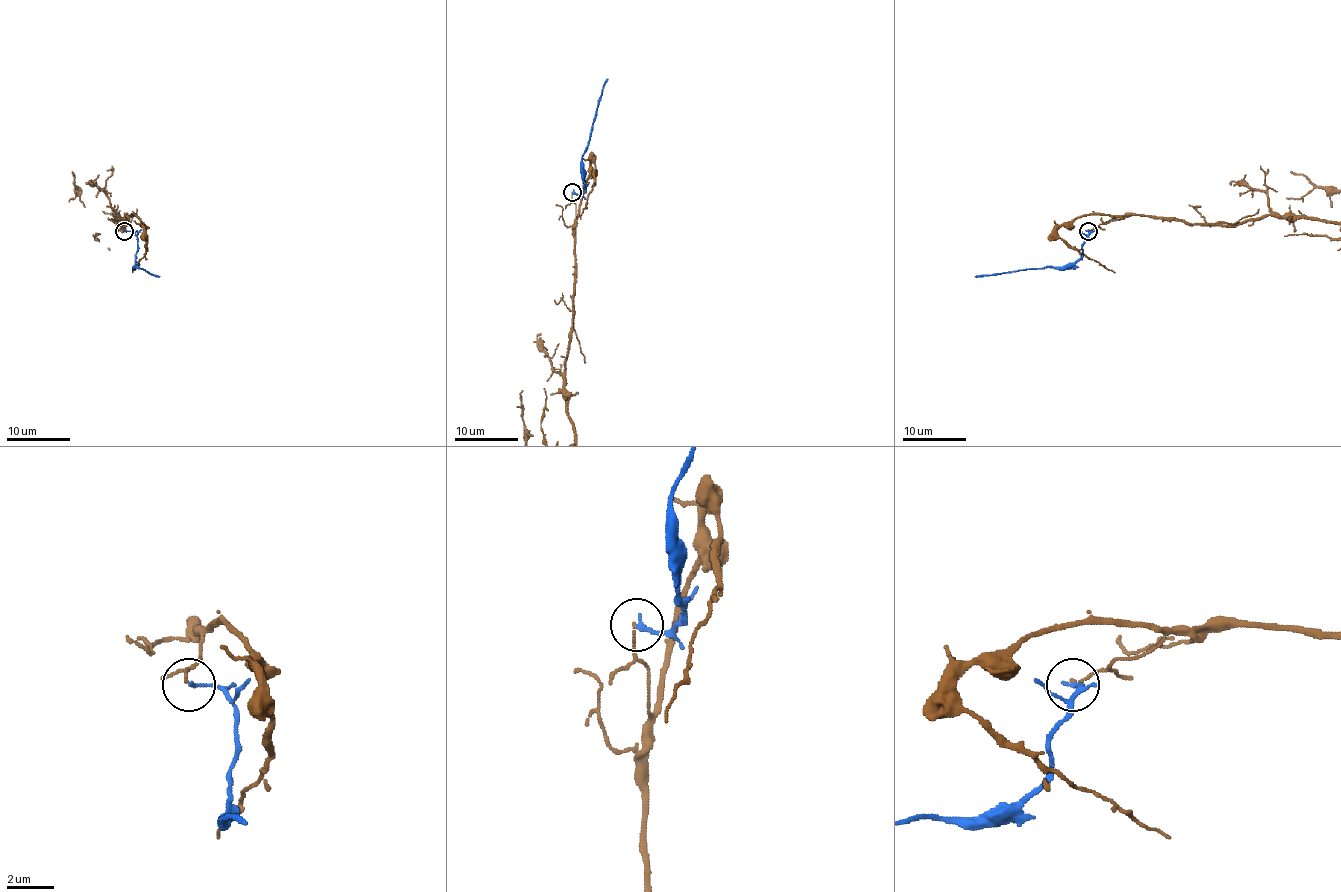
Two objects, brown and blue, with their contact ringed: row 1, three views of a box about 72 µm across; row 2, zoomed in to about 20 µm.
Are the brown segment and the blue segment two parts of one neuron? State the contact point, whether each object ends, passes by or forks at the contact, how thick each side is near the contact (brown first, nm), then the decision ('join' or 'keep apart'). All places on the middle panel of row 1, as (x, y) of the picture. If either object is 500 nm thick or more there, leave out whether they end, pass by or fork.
(572, 192) | brown ends | blue ends | 80/170 nm | keep apart

